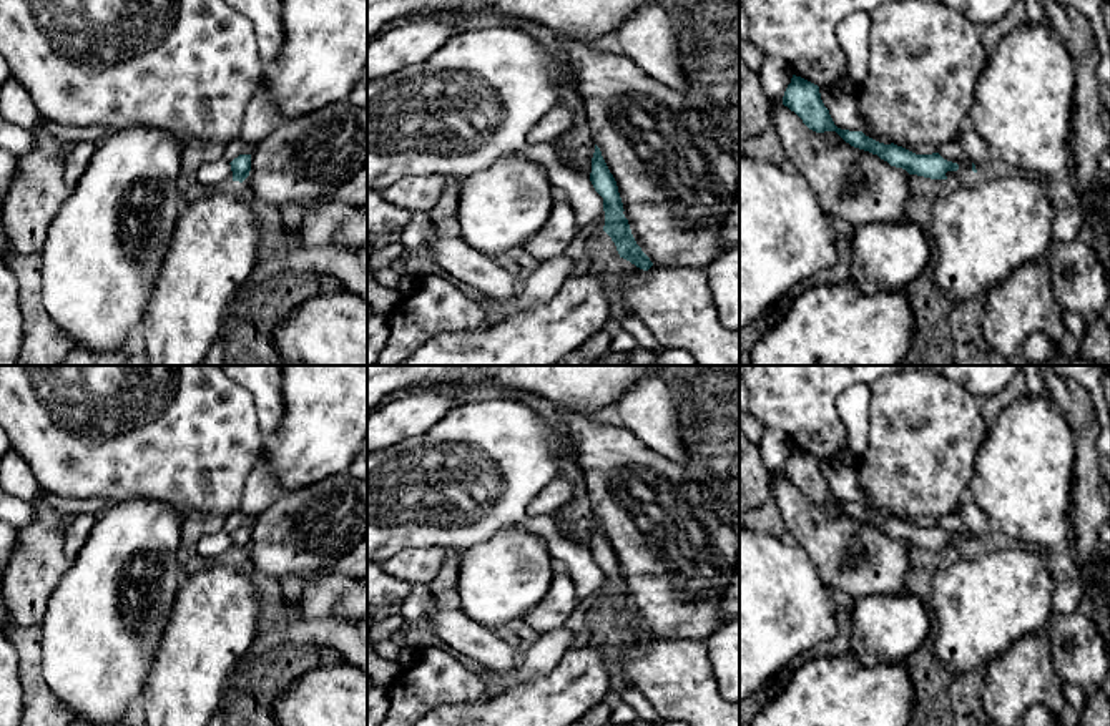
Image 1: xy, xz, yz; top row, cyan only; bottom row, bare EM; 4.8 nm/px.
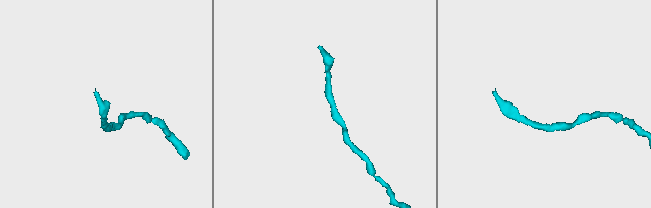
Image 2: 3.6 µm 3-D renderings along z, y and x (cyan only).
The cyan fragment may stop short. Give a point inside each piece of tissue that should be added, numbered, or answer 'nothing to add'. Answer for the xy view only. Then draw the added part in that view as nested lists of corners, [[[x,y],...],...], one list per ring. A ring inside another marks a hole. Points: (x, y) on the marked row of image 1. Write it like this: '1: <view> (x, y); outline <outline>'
nothing to add

